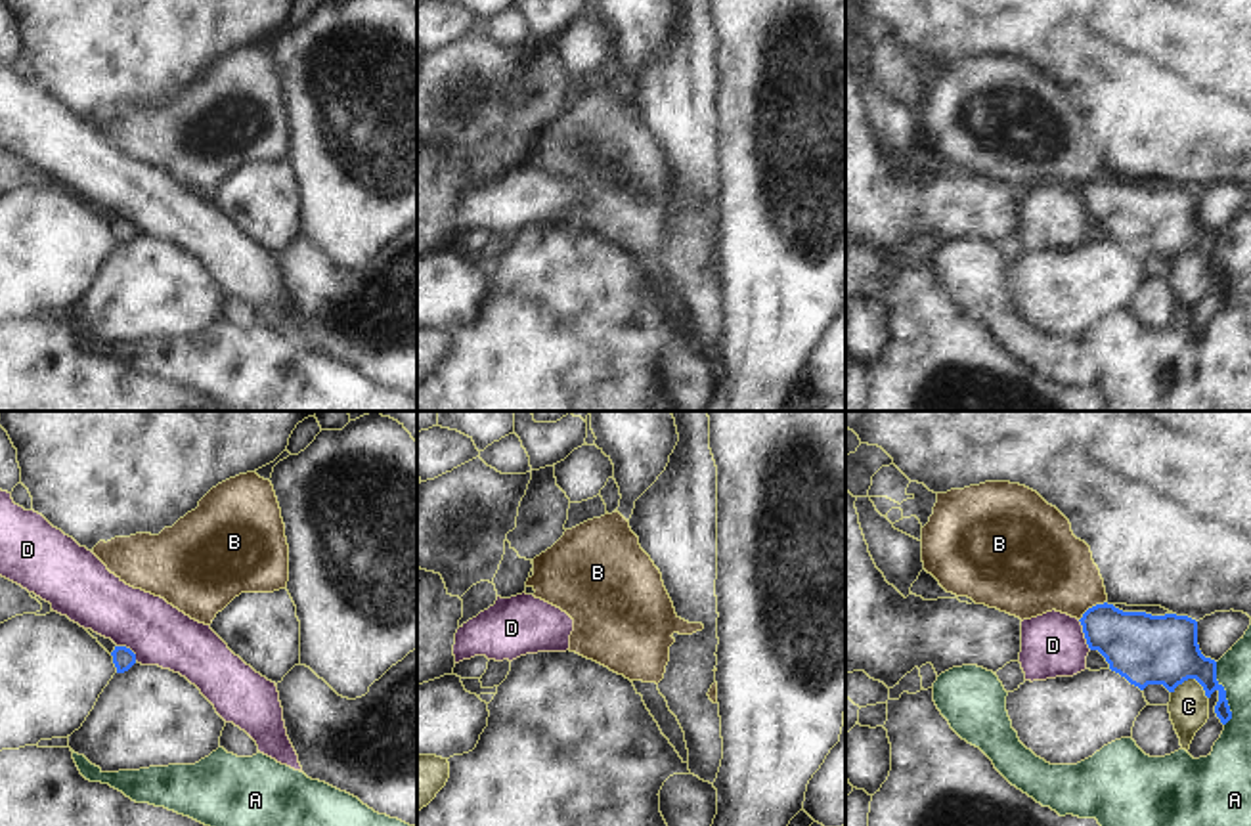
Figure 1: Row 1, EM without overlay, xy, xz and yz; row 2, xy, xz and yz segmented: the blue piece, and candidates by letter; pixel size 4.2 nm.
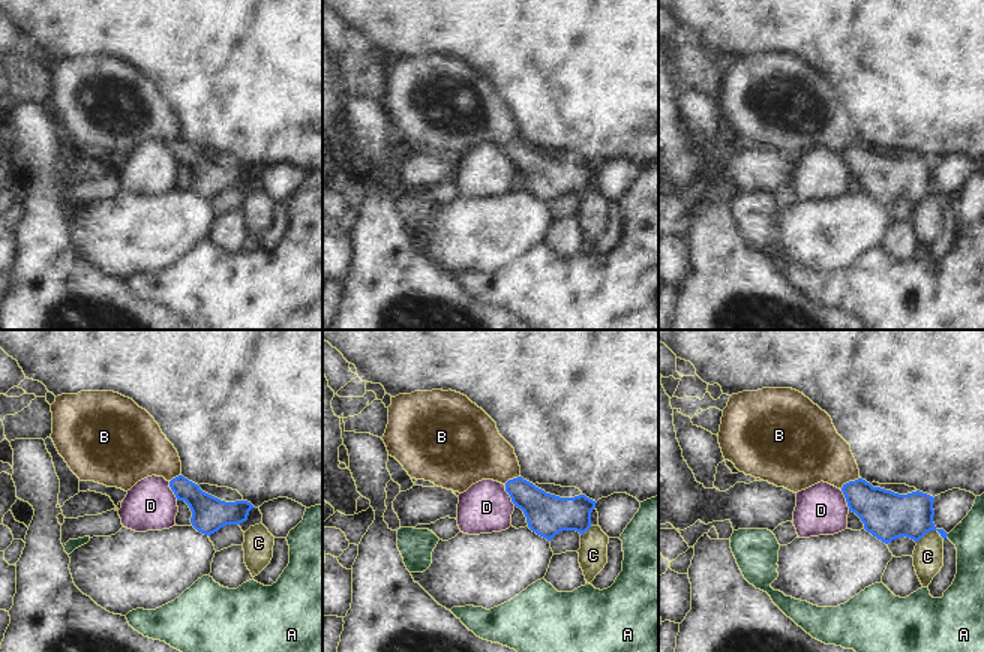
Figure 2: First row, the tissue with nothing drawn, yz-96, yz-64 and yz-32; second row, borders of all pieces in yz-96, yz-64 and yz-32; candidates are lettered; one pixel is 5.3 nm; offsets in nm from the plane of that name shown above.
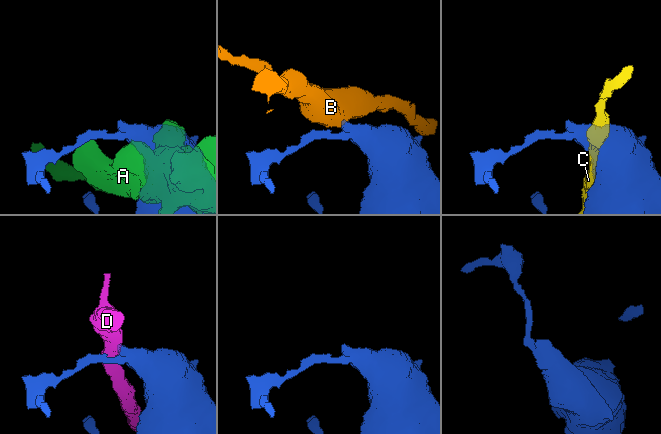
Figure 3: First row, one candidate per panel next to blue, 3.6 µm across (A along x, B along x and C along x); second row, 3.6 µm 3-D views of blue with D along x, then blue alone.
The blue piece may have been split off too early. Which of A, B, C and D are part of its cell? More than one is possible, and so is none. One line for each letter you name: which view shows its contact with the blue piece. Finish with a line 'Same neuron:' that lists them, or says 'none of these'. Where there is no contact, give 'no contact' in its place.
Same neuron: none of these

